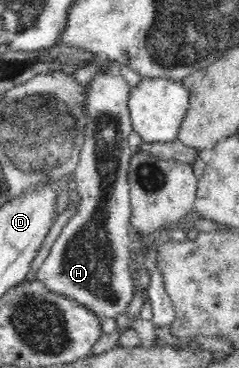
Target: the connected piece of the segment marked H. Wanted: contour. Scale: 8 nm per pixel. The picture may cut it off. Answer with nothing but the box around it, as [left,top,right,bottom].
[35,71,157,348]

